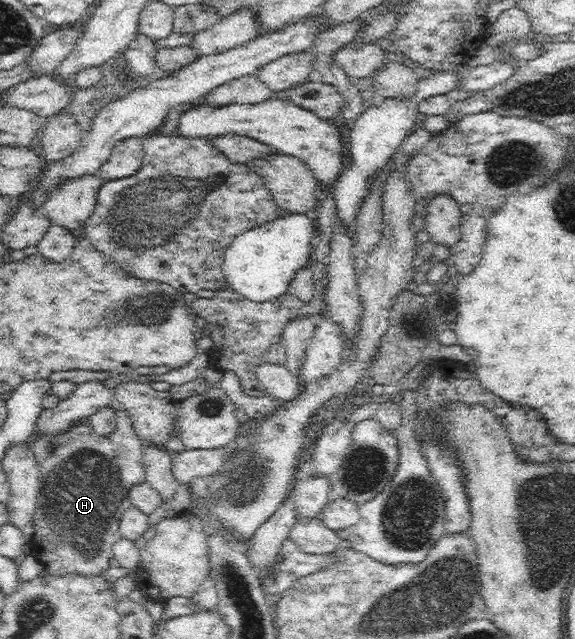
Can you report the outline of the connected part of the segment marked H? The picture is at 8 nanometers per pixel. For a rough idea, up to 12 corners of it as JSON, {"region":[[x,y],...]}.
{"region":[[37,434],[32,554],[56,577],[103,575],[145,444]]}

